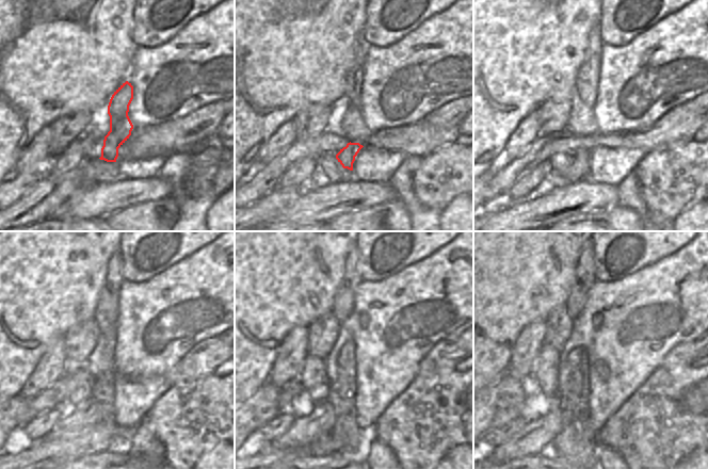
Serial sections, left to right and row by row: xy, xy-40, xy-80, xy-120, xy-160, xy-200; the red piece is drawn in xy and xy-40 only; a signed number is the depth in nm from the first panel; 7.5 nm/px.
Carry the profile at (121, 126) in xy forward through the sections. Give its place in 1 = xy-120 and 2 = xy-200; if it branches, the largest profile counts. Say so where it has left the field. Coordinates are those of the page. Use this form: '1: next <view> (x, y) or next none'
1: next xy-120 (84, 415)
2: next xy-200 (535, 437)

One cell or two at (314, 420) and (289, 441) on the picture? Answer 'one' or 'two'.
one

